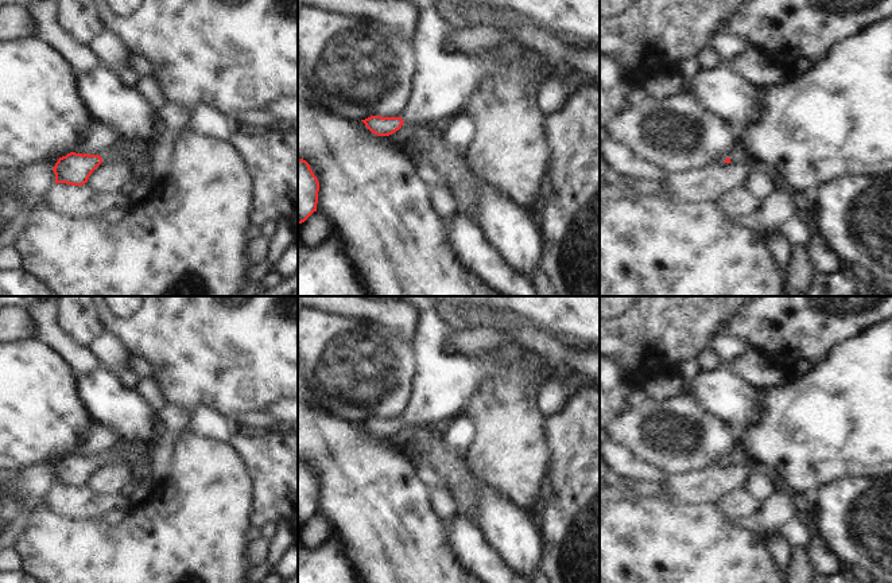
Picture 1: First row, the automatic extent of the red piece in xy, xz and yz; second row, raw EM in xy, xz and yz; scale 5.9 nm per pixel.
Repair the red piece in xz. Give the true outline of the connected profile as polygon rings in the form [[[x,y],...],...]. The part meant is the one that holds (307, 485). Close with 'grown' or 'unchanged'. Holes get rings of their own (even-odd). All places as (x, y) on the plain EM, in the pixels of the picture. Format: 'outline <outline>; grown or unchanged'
outline [[[298,460],[298,525],[317,513],[319,483],[310,466]]]; unchanged

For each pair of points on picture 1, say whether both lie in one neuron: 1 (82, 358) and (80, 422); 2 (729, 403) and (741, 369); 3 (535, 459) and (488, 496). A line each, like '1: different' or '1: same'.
1: different
2: different
3: different

